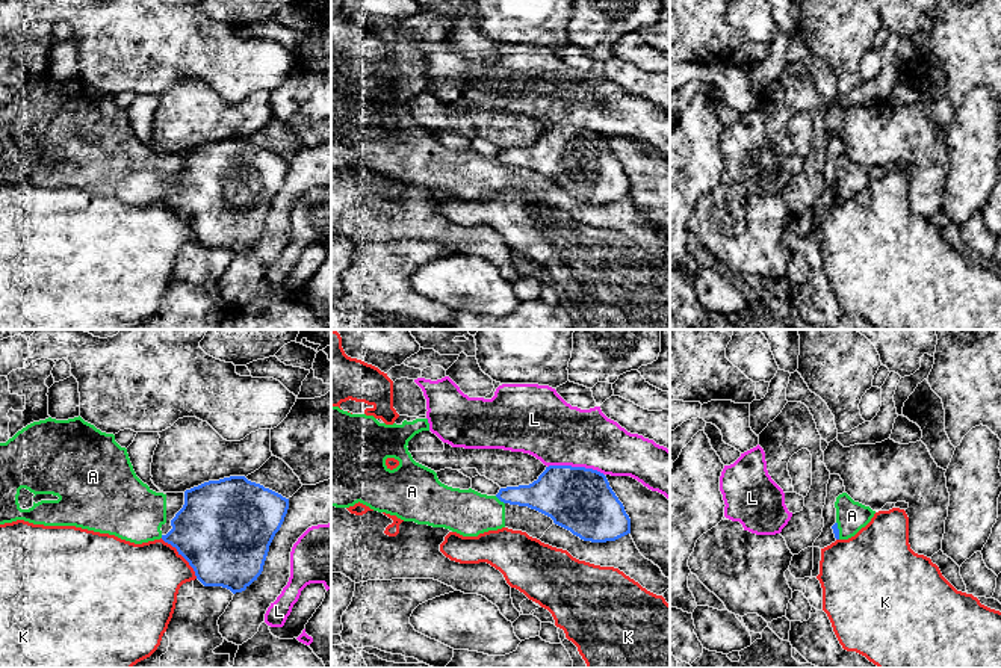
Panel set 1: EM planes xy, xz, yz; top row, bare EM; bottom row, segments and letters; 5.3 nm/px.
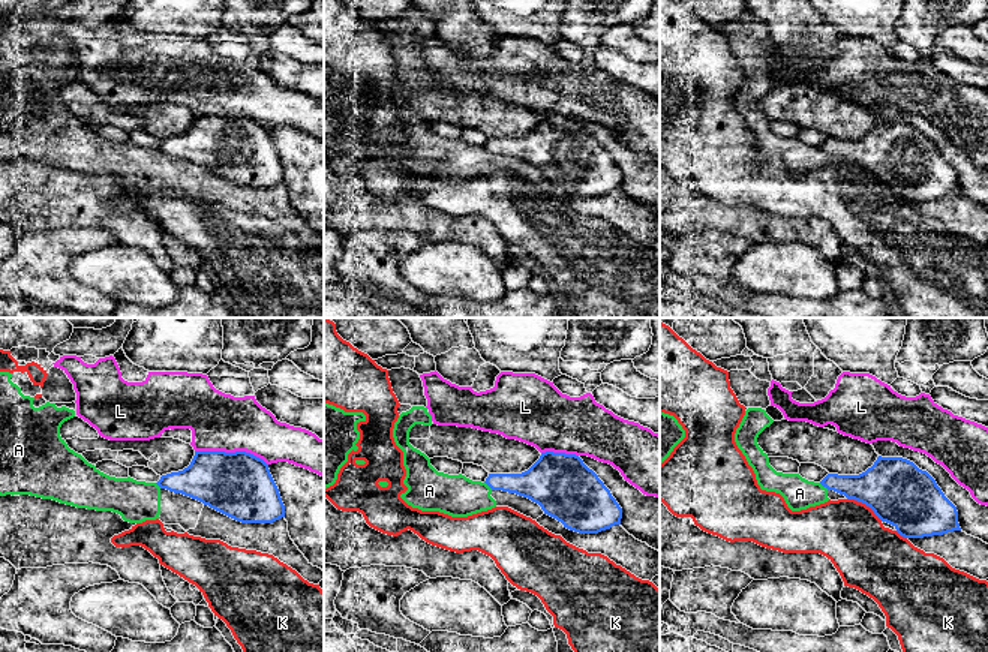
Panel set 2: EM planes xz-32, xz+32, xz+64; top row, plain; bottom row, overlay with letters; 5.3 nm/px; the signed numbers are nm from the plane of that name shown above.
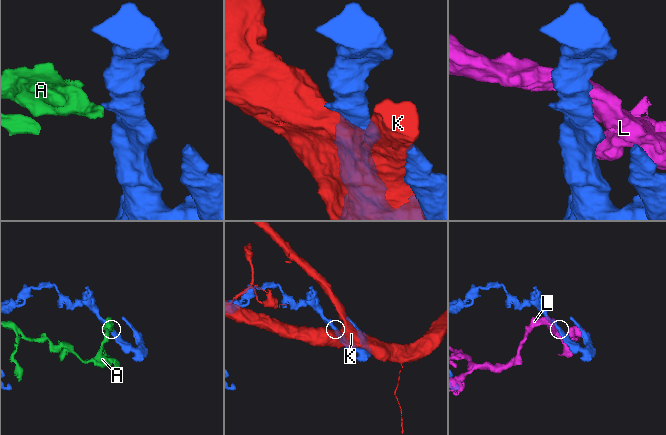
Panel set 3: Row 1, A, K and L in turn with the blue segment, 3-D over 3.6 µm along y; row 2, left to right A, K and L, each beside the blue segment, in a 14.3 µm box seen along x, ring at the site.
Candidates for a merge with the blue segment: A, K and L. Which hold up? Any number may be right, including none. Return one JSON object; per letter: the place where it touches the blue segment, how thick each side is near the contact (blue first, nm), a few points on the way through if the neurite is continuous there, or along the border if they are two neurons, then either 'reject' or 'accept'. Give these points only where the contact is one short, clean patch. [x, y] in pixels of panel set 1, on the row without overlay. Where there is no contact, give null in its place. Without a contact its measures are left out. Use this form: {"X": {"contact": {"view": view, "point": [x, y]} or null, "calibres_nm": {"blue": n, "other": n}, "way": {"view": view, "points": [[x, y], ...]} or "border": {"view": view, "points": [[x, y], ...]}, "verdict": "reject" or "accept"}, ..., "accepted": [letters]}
{"A": {"contact": {"view": "xz", "point": [499, 160]}, "calibres_nm": {"blue": 200, "other": 240}, "border": {"view": "xz", "points": [[495, 157], [504, 165]]}, "verdict": "reject"}, "K": {"contact": {"view": "xy", "point": [182, 216]}, "calibres_nm": {"blue": 480, "other": 400}, "verdict": "reject"}, "L": {"contact": {"view": "xz", "point": [576, 129]}, "calibres_nm": {"blue": 340, "other": 340}, "verdict": "reject"}, "accepted": []}

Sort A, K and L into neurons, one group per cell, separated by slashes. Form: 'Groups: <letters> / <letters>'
Groups: A / K / L

